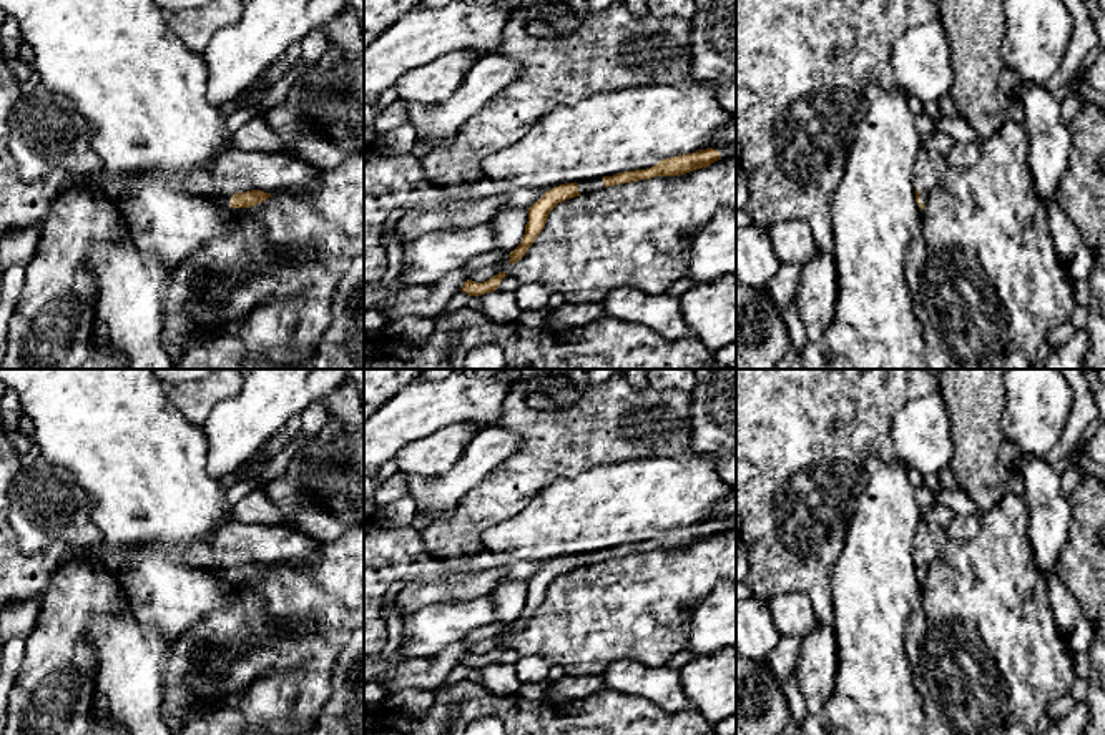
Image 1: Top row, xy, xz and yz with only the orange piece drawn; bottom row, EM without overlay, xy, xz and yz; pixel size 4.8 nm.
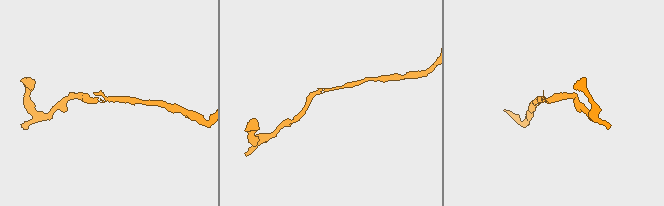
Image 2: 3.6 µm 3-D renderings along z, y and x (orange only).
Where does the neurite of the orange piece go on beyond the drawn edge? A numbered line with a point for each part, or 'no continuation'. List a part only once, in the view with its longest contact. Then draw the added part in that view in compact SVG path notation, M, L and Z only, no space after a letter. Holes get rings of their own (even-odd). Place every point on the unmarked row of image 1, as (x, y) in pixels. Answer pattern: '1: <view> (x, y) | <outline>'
no continuation

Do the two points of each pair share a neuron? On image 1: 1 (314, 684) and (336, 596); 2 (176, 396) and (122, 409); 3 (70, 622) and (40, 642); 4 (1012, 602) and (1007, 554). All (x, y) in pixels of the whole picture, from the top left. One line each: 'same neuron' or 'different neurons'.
1: same neuron
2: different neurons
3: same neuron
4: same neuron

